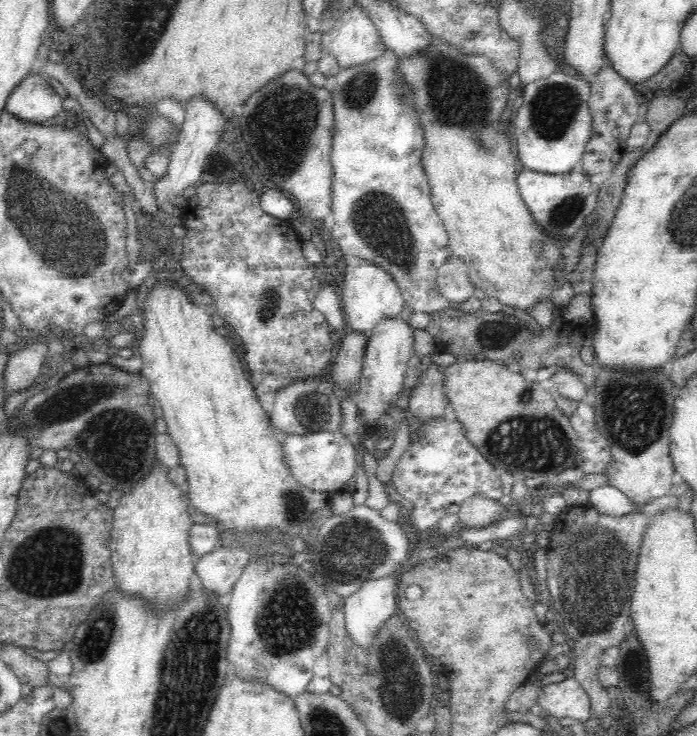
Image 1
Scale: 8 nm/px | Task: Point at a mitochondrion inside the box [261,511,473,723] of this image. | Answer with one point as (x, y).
(398, 691)

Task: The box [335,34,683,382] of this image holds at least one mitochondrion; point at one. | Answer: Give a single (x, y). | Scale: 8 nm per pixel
(459, 97)

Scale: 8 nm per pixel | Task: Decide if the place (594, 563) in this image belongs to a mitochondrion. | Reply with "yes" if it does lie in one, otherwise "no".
yes

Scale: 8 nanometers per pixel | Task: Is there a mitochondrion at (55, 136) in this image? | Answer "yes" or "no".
no

